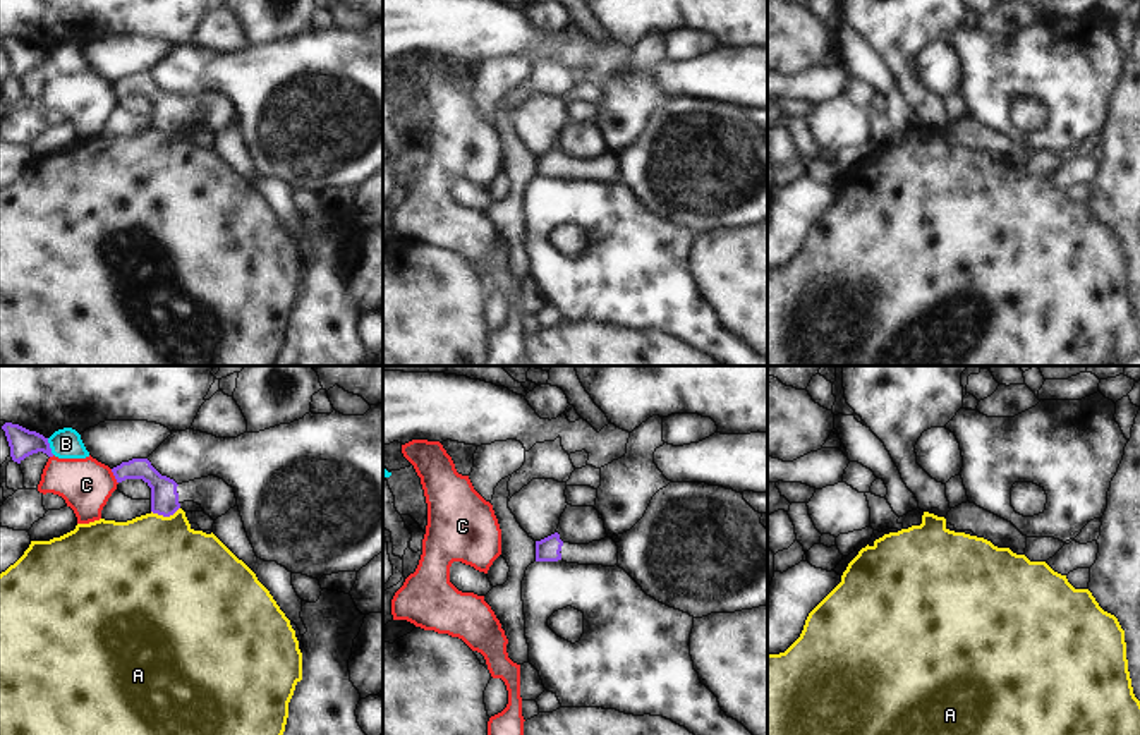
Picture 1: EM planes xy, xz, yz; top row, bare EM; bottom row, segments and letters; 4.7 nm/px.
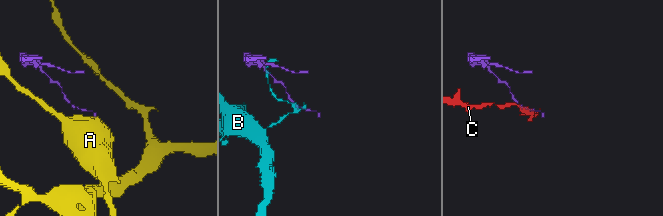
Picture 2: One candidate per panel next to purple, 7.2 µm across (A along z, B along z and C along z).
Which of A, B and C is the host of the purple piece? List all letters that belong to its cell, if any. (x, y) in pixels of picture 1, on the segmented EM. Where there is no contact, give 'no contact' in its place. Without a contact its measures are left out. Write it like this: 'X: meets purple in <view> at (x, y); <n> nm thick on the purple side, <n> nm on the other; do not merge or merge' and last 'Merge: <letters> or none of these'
A: meets purple in xy at (165, 516); 130 nm thick on the purple side, 480 nm on the other; do not merge
B: meets purple in xy at (48, 447); 130 nm thick on the purple side, 140 nm on the other; do not merge
C: meets purple in xy at (114, 474); 130 nm thick on the purple side, 240 nm on the other; do not merge
Merge: none of these

